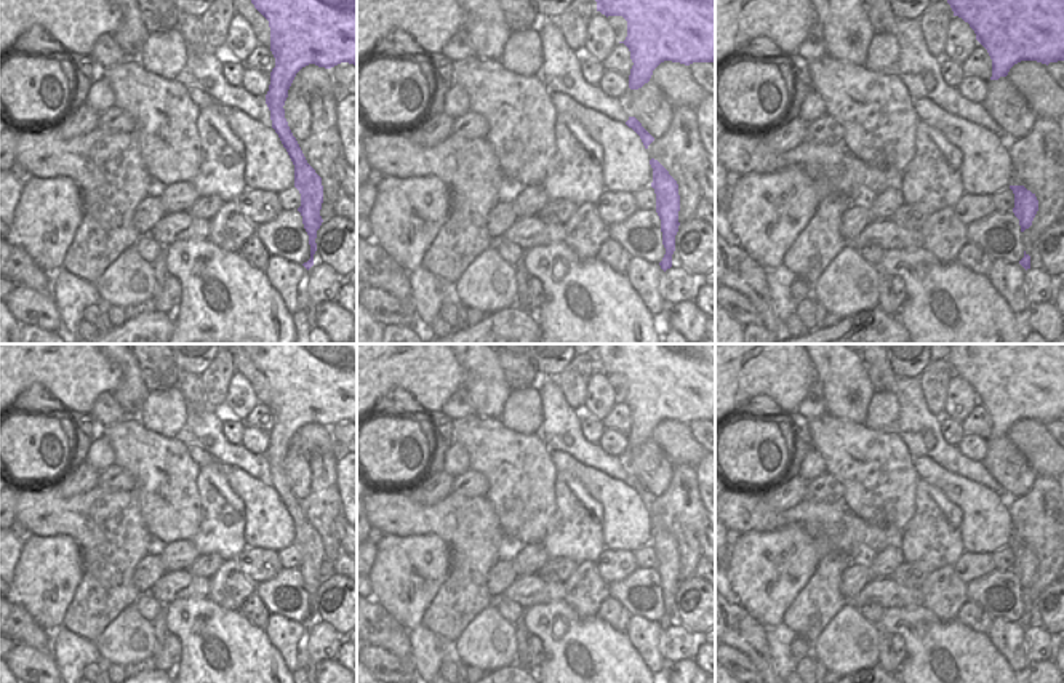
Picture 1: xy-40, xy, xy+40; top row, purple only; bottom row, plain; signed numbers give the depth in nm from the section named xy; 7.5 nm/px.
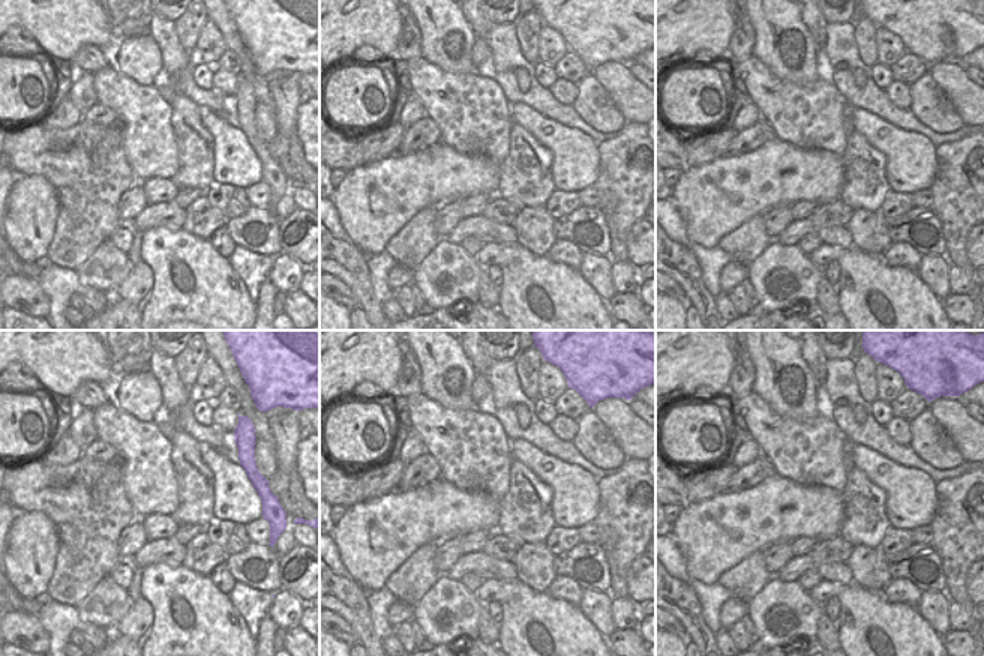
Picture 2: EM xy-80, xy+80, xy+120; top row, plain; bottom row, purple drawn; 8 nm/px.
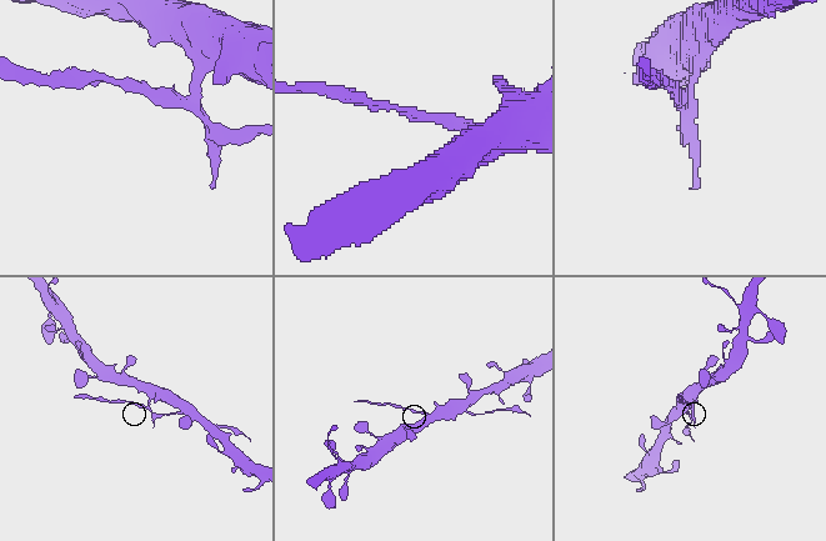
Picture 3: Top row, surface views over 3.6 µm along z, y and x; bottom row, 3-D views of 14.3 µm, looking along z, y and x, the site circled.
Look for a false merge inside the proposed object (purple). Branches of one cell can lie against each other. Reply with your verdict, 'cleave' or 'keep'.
cleave

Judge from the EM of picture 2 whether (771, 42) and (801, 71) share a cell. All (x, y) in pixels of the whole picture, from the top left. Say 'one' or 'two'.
one

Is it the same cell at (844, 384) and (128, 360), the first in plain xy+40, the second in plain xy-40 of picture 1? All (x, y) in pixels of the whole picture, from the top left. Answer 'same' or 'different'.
same

